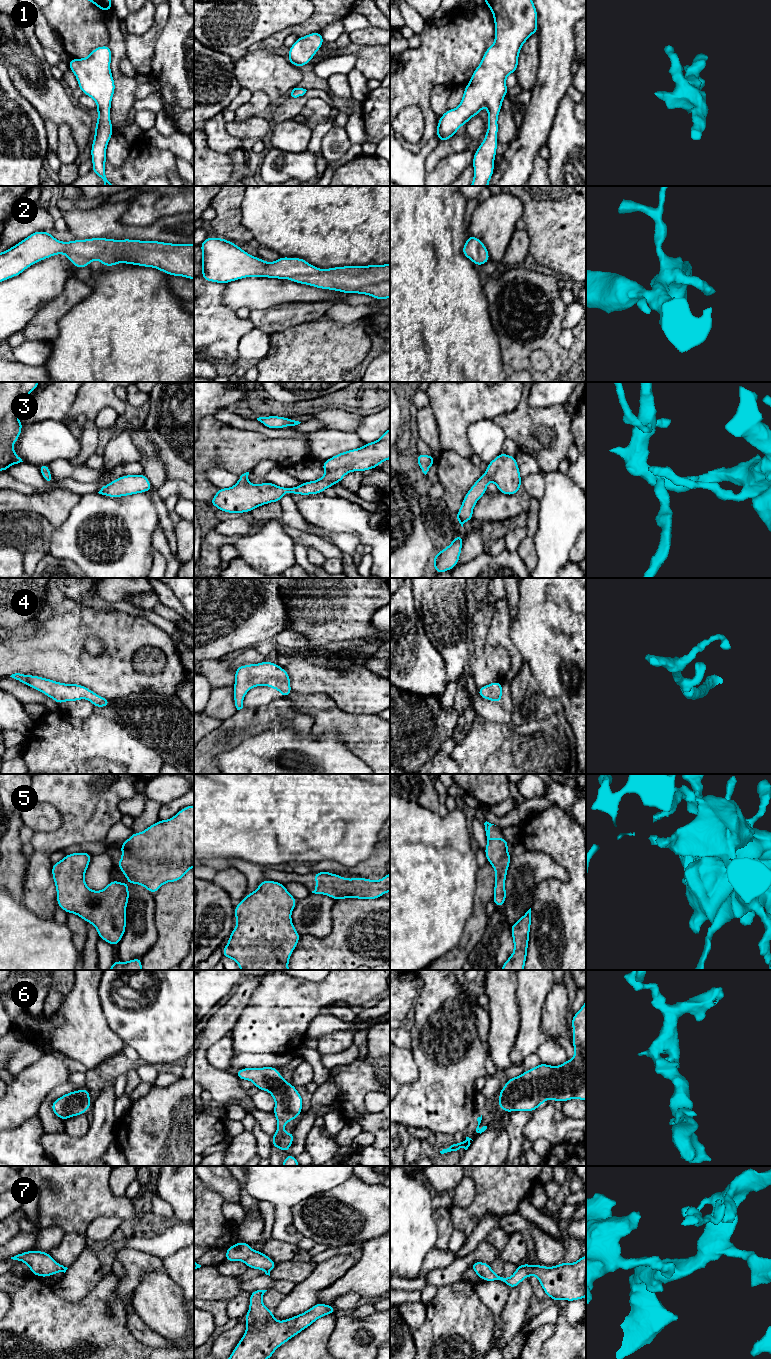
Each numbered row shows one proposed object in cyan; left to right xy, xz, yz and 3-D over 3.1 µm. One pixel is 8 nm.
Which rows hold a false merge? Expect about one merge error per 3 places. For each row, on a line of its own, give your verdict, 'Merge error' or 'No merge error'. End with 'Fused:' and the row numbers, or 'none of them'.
1: No merge error
2: No merge error
3: No merge error
4: No merge error
5: No merge error
6: No merge error
7: No merge error
Fused: none of them

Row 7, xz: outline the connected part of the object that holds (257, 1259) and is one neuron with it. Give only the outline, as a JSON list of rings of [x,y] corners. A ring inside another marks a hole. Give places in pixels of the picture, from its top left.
[[[241,1241],[226,1249],[224,1261],[243,1261],[248,1268],[263,1270],[269,1276],[277,1265],[262,1251],[254,1251],[250,1244]]]

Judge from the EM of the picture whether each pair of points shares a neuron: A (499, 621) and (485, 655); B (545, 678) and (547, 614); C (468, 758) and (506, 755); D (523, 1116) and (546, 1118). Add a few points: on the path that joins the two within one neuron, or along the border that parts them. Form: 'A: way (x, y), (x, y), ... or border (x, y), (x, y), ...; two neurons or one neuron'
A: border (488, 624), (486, 643), (501, 647), (509, 659); two neurons
B: way (548, 662), (548, 630); one neuron
C: border (504, 739), (484, 763); two neurons
D: border (534, 1111), (525, 1125), (523, 1135); two neurons

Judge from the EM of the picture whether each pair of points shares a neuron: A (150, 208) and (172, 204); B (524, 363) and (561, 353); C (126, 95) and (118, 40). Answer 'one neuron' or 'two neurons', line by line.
A: one neuron
B: one neuron
C: one neuron

